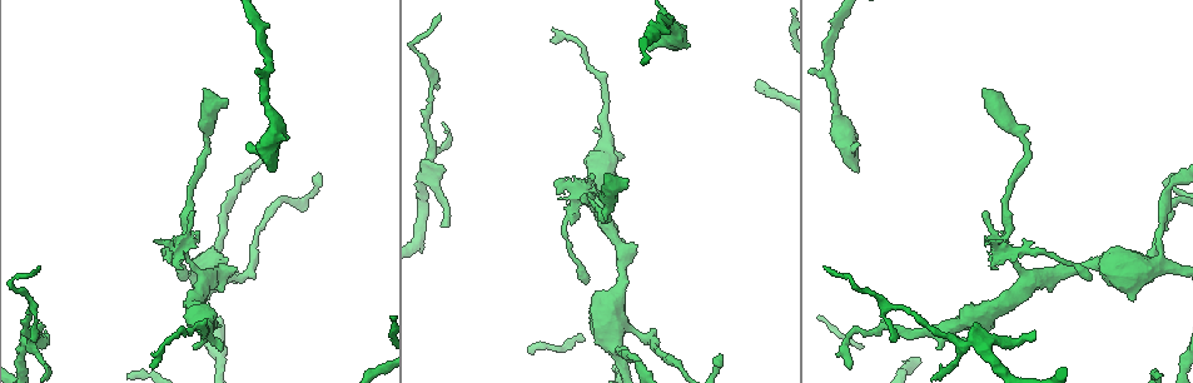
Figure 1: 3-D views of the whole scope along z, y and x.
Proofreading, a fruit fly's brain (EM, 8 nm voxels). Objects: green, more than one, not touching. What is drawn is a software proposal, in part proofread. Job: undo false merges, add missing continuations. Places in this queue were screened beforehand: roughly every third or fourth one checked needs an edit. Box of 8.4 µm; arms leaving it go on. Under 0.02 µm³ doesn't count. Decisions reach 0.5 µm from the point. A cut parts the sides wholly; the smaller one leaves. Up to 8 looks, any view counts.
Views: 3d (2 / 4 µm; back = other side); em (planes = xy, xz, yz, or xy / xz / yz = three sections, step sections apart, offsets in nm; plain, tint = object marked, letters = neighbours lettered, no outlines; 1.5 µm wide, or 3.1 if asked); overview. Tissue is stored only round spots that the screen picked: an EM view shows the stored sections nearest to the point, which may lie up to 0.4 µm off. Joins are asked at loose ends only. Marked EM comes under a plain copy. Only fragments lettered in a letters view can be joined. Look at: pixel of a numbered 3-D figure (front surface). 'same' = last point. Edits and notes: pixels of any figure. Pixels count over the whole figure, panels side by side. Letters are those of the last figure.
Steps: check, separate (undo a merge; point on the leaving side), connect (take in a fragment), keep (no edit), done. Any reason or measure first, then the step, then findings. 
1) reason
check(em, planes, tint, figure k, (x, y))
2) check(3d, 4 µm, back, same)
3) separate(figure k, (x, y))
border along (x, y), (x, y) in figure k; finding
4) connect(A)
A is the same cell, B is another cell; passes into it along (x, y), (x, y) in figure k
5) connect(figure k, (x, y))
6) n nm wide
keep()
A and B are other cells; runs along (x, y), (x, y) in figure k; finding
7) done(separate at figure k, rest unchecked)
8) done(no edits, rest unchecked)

small branch off a trunk
check(3d, 2 µm, figure 1, (1161, 245))

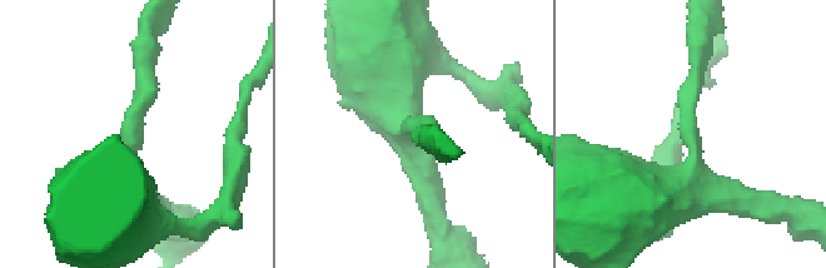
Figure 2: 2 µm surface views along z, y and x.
3 arms; now the EM
check(em, xy, step 8, tint, figure 2, (413, 128))

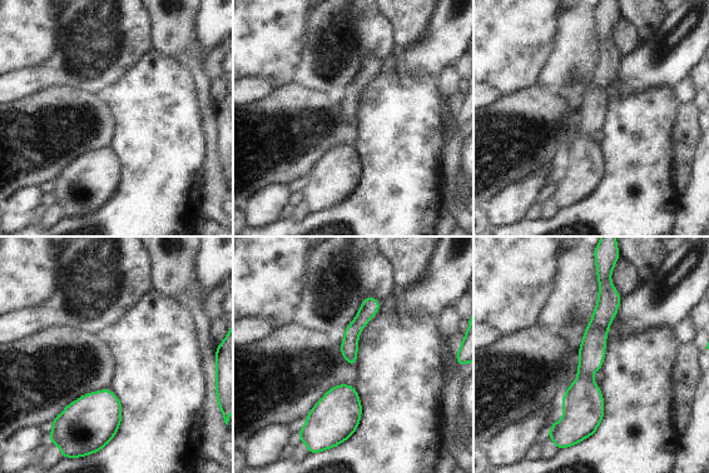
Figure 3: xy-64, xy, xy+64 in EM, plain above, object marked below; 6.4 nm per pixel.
cut it another way
check(em, planes, letters, same)

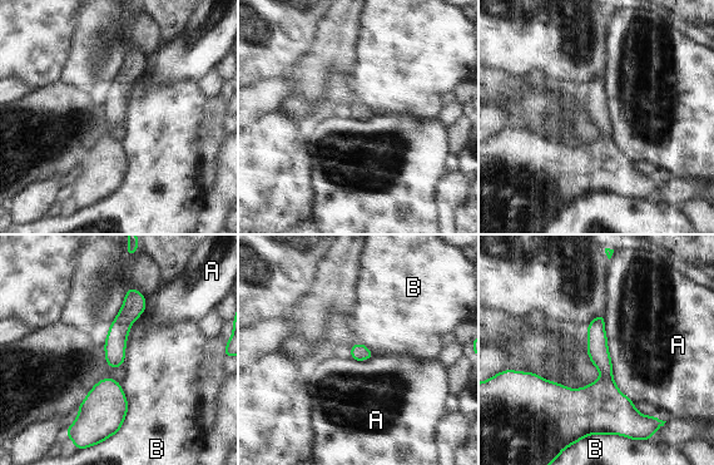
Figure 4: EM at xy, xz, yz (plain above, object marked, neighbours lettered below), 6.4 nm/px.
140 nm wide; A touches over 600 nm
keep()
A and B are other cells; all the same neuron

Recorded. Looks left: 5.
calibre changes
check(em, planes, letters, figure 1, (957, 328))

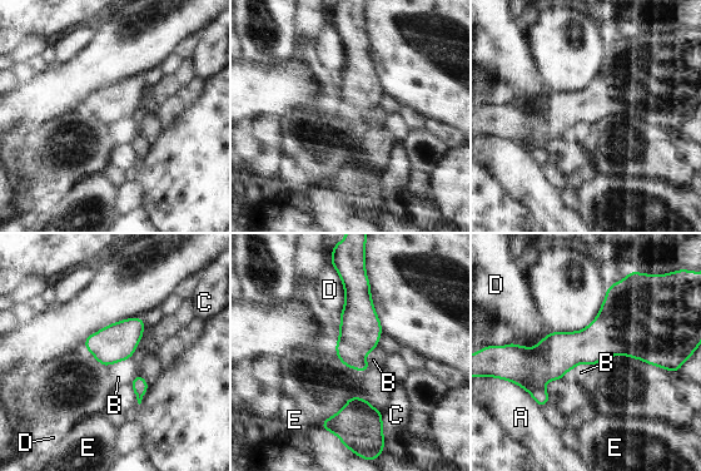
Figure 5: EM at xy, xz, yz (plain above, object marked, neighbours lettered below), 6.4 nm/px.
A touches over 300 nm
keep()
A, B, C, D and E are other cells; one neuron here

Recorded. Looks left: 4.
abrupt turn
check(em, xz, step 8, tint, figure 1, (582, 193))

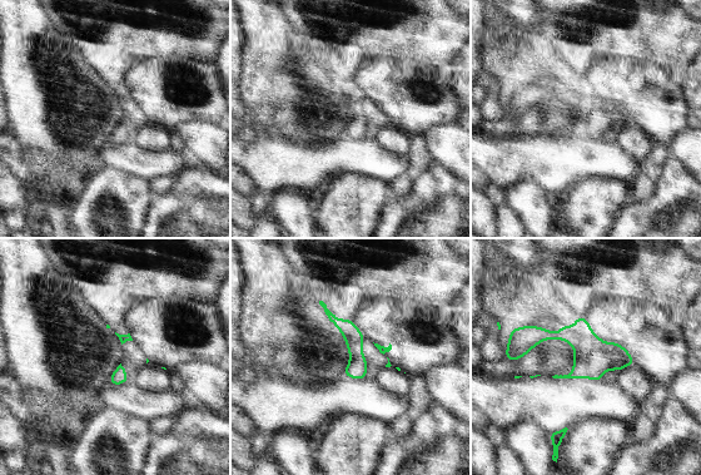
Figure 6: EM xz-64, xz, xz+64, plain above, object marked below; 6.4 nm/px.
cut it another way
check(em, planes, tint, same)

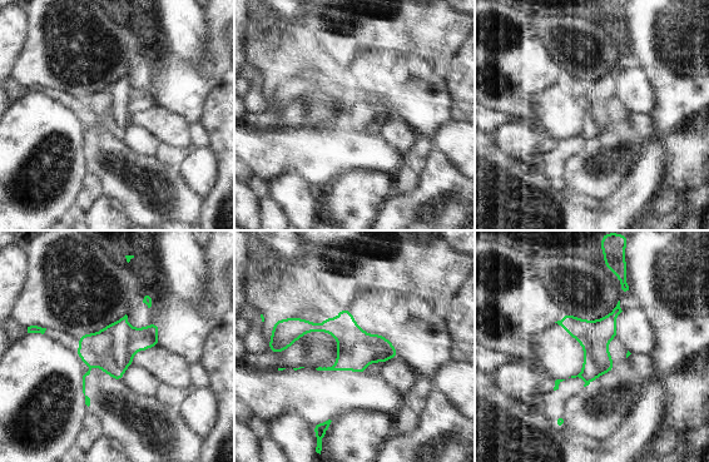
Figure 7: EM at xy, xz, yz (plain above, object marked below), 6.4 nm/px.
what lies round it
check(em, planes, letters, same)

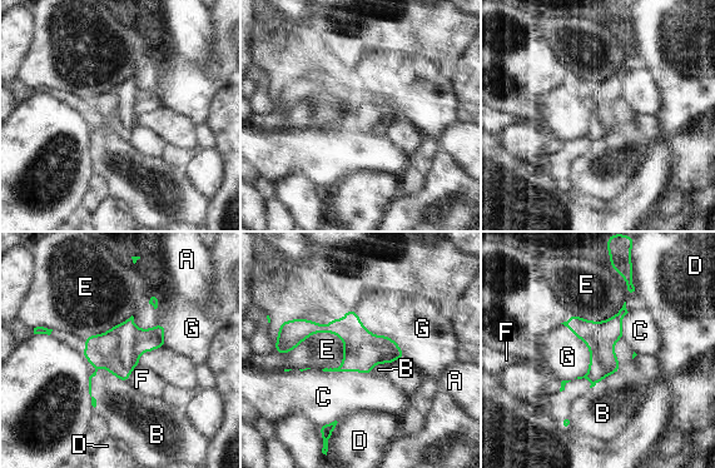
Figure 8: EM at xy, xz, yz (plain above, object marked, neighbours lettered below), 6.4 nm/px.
G touches over 460 nm
keep()
A, B, C, D, E, F and G are other cells; continuous, no second neuron

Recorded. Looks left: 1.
done(no edits, rest unchecked)

